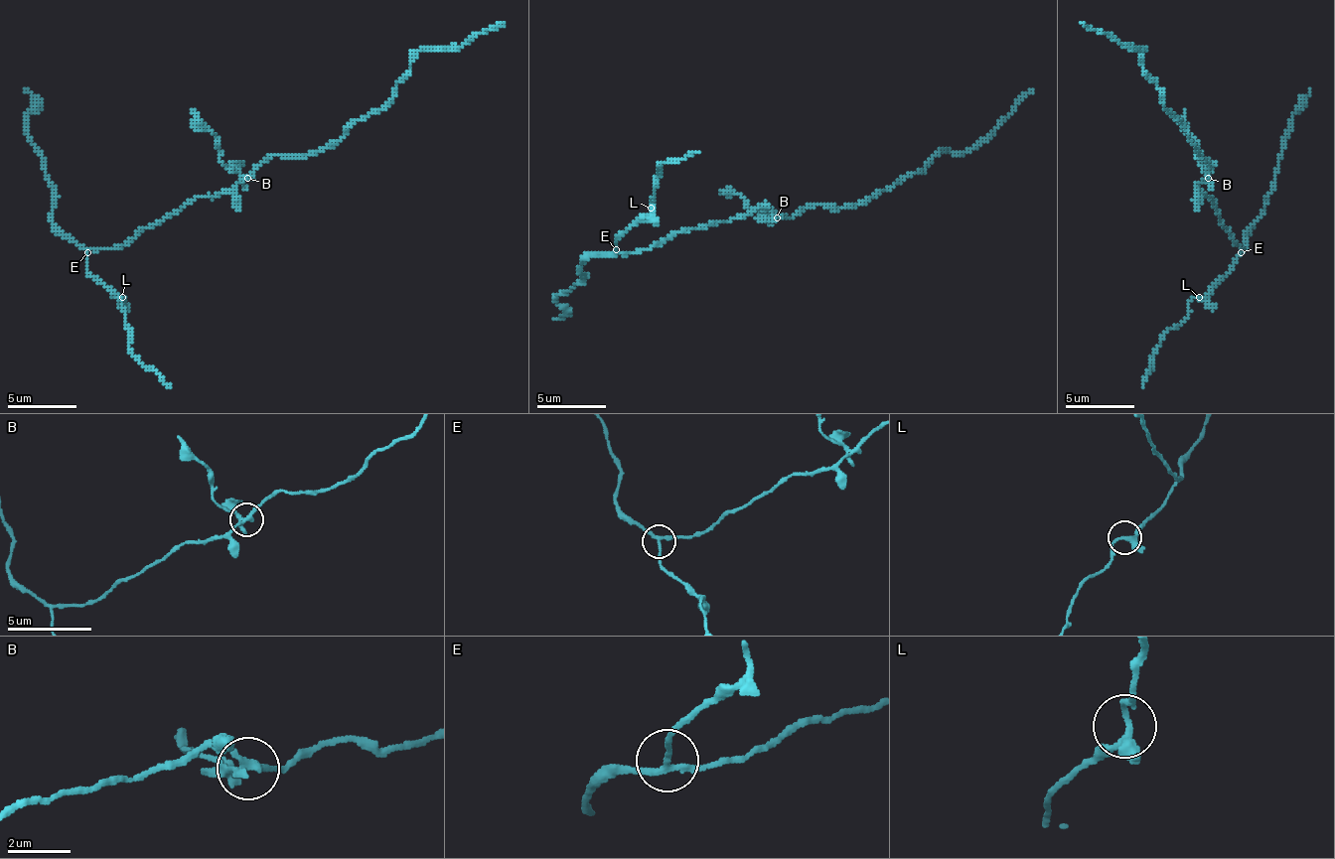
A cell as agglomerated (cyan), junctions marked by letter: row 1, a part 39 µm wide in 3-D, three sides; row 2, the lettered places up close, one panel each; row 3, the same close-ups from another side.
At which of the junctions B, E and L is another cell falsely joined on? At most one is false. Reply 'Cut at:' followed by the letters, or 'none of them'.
Cut at: B

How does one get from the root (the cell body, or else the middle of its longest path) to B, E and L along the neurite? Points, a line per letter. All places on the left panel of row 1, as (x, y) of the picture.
B: (229, 190), (247, 179)
E: (229, 190), (216, 197), (195, 197), (188, 200), (178, 211), (143, 227), (122, 245), (90, 248), (87, 252)
L: (229, 190), (216, 197), (188, 200), (122, 245), (87, 252), (87, 269), (122, 297)

